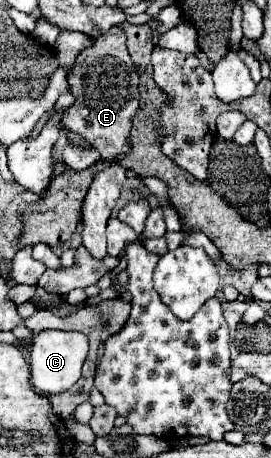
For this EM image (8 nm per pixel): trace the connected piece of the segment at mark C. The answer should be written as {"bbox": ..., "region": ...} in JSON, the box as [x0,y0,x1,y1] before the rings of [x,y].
{"bbox":[30,331,88,393],"region":[[[42,331],[38,335],[32,333],[32,351],[30,351],[32,385],[40,393],[60,393],[70,389],[80,379],[80,369],[86,355],[88,355],[88,339],[84,333],[68,333],[68,331]]]}

